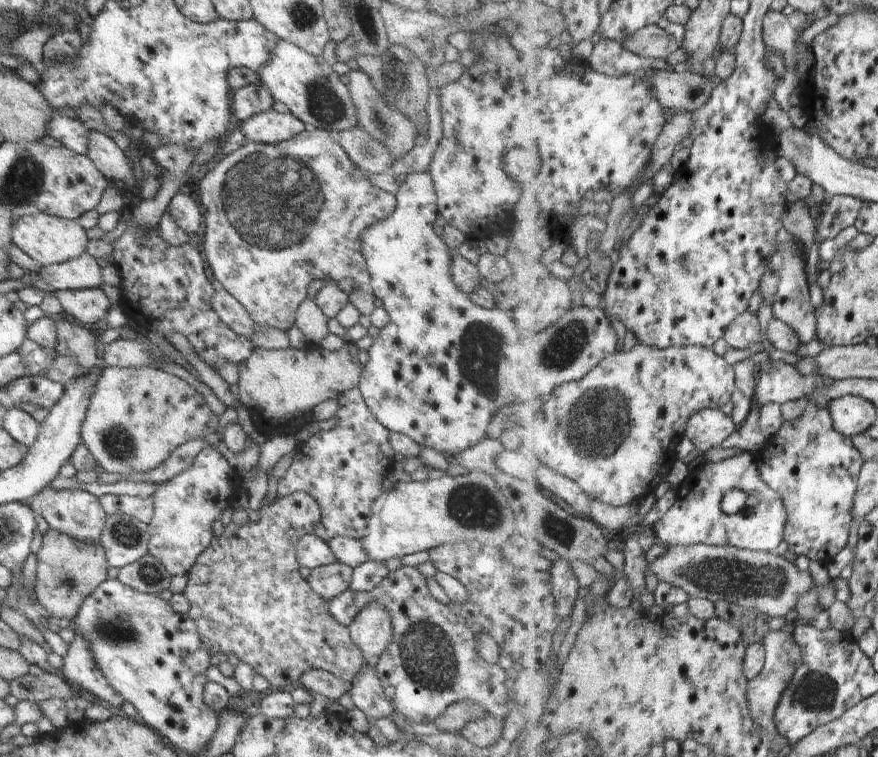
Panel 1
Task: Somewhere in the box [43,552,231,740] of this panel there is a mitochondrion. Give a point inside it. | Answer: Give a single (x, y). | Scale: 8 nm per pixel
(116, 630)

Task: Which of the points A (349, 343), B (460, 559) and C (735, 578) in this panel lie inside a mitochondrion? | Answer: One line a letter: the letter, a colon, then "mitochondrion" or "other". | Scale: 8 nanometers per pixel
A: other
B: mitochondrion
C: mitochondrion

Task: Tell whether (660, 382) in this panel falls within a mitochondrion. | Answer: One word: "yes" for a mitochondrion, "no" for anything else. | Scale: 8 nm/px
no

